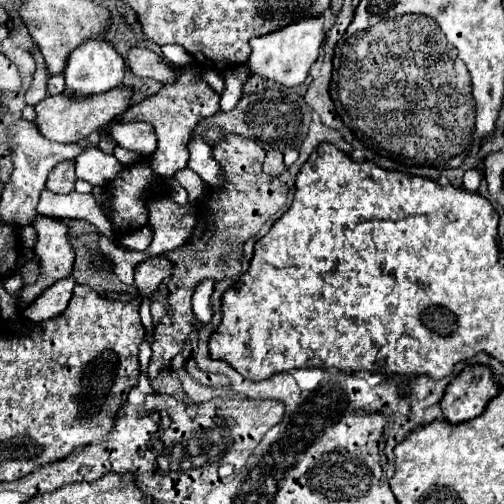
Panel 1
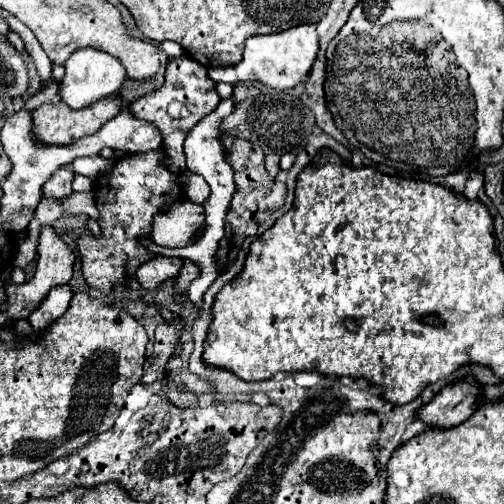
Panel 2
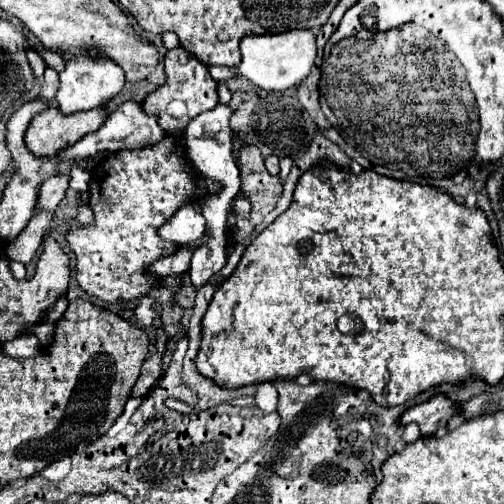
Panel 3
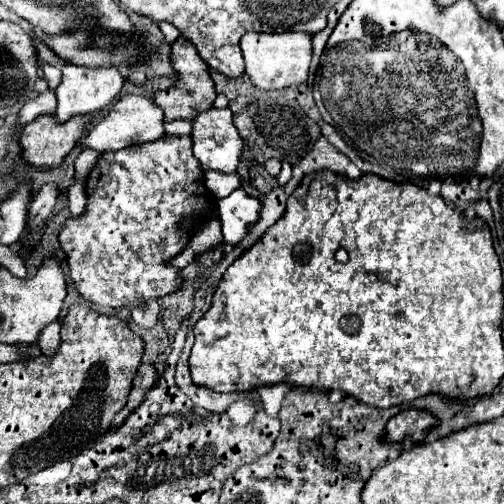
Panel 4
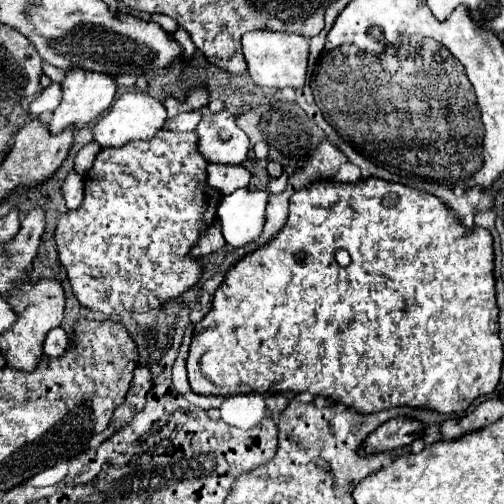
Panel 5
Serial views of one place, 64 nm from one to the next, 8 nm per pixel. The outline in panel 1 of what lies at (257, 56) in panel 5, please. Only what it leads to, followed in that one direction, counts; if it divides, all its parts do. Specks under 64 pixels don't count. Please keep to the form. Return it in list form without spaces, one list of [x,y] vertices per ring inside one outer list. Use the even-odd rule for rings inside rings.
[[[304,18],[304,20],[298,20],[282,30],[276,30],[272,34],[266,34],[266,36],[258,36],[258,38],[252,38],[250,40],[250,56],[248,60],[242,64],[248,72],[248,76],[252,74],[258,74],[266,80],[272,80],[280,86],[298,86],[306,80],[308,76],[308,70],[310,66],[316,62],[318,54],[320,54],[320,46],[322,46],[322,22],[324,18]]]

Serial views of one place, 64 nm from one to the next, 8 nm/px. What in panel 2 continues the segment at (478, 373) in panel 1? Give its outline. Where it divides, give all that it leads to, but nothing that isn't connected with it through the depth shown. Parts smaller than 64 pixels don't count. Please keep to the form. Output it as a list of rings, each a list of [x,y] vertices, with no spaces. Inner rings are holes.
[[[456,382],[444,386],[432,402],[418,408],[416,416],[428,428],[452,428],[468,420],[478,406],[480,386],[474,382]]]

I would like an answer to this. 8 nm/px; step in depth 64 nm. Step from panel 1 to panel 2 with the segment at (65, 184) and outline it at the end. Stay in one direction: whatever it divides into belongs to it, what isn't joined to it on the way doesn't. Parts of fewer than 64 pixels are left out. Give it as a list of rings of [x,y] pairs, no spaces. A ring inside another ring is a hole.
[[[64,166],[60,170],[56,170],[50,180],[42,186],[42,194],[46,198],[52,198],[52,200],[60,200],[60,198],[66,198],[72,194],[72,178],[74,178],[74,172],[72,172],[72,166]]]

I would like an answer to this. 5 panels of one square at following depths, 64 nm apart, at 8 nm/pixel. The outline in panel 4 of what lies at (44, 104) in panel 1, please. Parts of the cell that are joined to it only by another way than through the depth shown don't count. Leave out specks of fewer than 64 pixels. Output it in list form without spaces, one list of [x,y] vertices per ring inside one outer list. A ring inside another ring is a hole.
[[[38,116],[22,128],[20,160],[28,166],[50,170],[62,164],[68,152],[76,146],[88,120],[68,120],[68,124],[54,124],[52,116]]]

